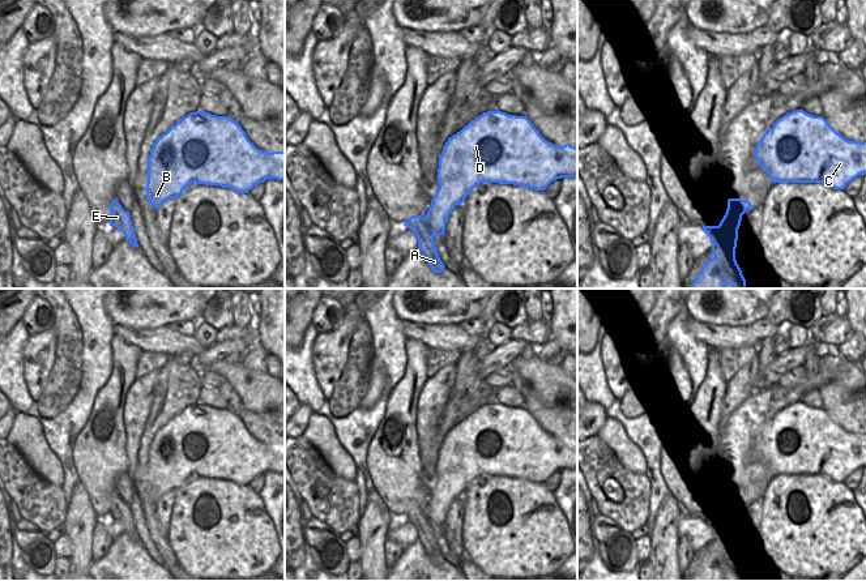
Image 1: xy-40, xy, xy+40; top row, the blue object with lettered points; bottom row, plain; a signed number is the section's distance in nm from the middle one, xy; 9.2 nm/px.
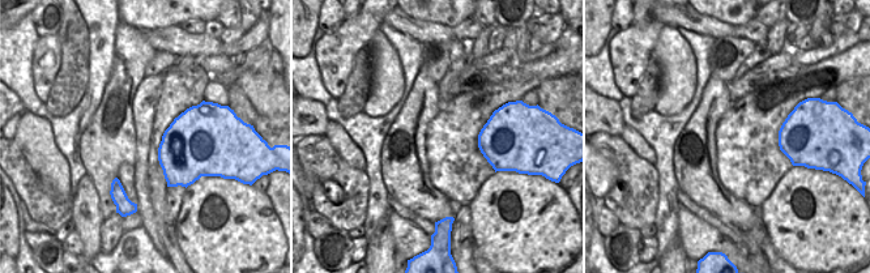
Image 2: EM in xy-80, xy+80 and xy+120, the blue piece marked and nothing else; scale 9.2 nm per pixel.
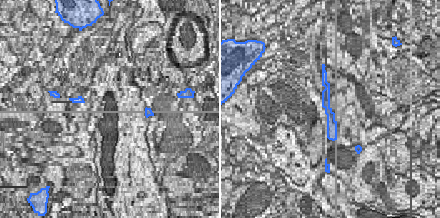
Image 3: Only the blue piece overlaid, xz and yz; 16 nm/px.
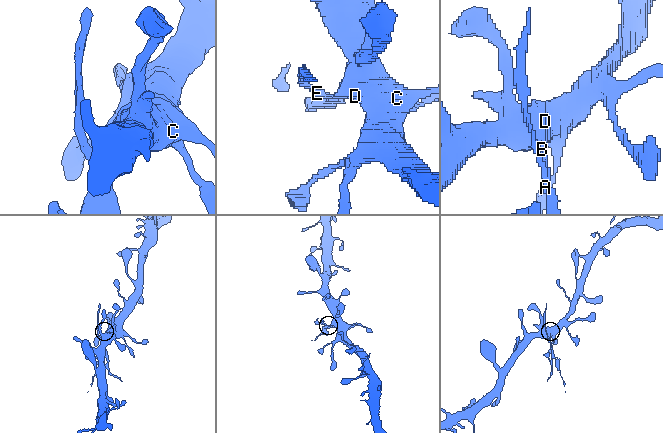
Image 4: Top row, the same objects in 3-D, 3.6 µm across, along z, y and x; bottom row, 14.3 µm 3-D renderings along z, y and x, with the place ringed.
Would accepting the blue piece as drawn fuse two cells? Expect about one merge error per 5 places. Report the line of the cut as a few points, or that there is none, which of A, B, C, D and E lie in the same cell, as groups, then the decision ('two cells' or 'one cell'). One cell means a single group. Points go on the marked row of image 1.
cut in xy along (431, 204), (449, 212); A E / B C D; two cells

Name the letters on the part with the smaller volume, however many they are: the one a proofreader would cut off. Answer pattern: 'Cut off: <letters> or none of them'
Cut off: A, E

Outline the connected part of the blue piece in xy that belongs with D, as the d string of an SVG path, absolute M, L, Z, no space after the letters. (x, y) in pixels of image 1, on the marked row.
M487 111L445 142L439 155L439 189L431 205L452 212L481 183L513 184L545 191L551 181L562 178L577 178L577 148L569 144L555 146L546 141L528 116Z

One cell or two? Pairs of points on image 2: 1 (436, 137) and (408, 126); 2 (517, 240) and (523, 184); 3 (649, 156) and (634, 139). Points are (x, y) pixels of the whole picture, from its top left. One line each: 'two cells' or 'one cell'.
1: two cells
2: one cell
3: one cell

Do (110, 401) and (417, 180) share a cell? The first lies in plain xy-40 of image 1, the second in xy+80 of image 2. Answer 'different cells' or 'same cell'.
same cell

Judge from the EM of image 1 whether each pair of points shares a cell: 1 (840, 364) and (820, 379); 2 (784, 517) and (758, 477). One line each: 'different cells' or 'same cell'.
1: different cells
2: different cells

